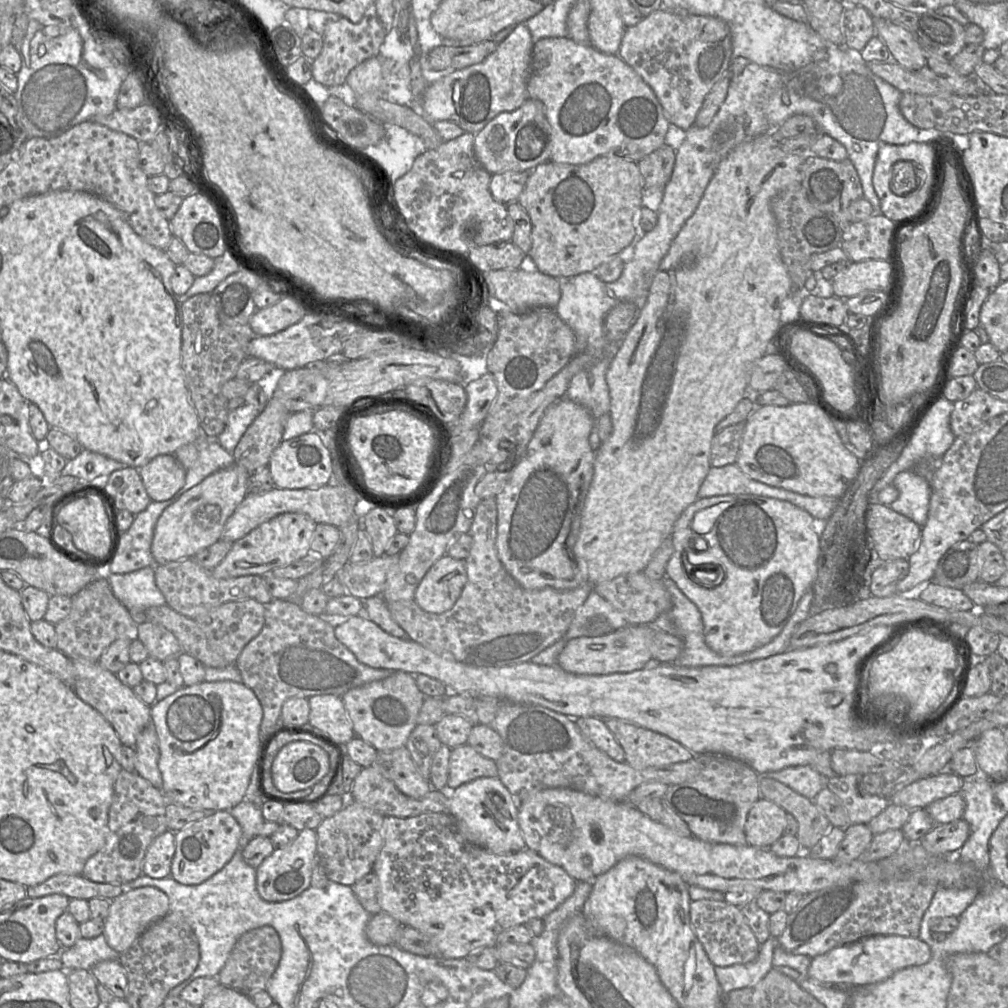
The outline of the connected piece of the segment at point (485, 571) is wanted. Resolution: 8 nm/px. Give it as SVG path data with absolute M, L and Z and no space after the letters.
M496 497L483 499L475 510L469 531L472 547L464 561L467 582L452 609L441 614L434 614L424 611L415 599L387 602L392 618L406 631L410 639L439 655L477 667L499 668L530 661L567 633L577 610L592 591L589 583L569 590L556 590L550 587L528 590L520 586L507 572L498 557L497 514Z

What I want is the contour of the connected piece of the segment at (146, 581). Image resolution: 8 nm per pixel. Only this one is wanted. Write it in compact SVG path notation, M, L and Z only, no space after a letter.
M148 566L125 574L108 573L106 577L114 596L139 624L146 621L145 610L166 604L155 583L155 566Z

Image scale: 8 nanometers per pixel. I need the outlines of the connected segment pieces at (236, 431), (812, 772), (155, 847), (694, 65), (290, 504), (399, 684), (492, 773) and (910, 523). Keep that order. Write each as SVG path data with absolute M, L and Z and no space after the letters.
M244 404L229 411L226 426L217 436L217 442L227 452L233 453L241 437L259 413L251 404Z
M810 765L791 766L779 771L758 774L760 778L775 779L798 794L814 800L817 794L826 786L826 779Z
M165 831L148 847L143 861L143 874L156 879L170 876L174 853L175 832Z
M660 8L644 17L638 24L625 28L618 55L651 87L669 123L687 131L694 125L706 95L729 71L732 52L730 27L721 18Z
M328 483L320 487L301 489L273 487L264 494L247 494L227 520L220 540L234 543L262 523L287 512L303 513L312 518L316 523L331 524L336 527L343 526L350 519L345 488L342 485Z
M395 671L387 678L348 690L342 696L342 701L355 736L377 751L391 751L406 747L407 740L417 725L417 717L425 698L412 674Z
M467 743L451 750L446 788L448 792L481 777L498 777L495 761L483 757Z
M872 502L869 505L866 512L867 512L867 528L876 561L884 562L899 558L908 559L908 557L915 551L917 547L917 544L921 537L922 527L919 526L910 518L908 518L907 516L891 509L890 505L882 504L879 502Z

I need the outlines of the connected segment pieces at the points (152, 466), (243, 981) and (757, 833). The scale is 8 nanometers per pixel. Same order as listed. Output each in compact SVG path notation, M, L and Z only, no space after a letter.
M158 455L138 469L152 501L171 499L185 484L186 470L174 455Z
M272 926L252 929L237 940L217 979L219 983L246 995L263 990L279 964L281 953L280 936Z
M759 798L749 810L745 823L748 845L769 848L785 833L787 812L773 801Z

